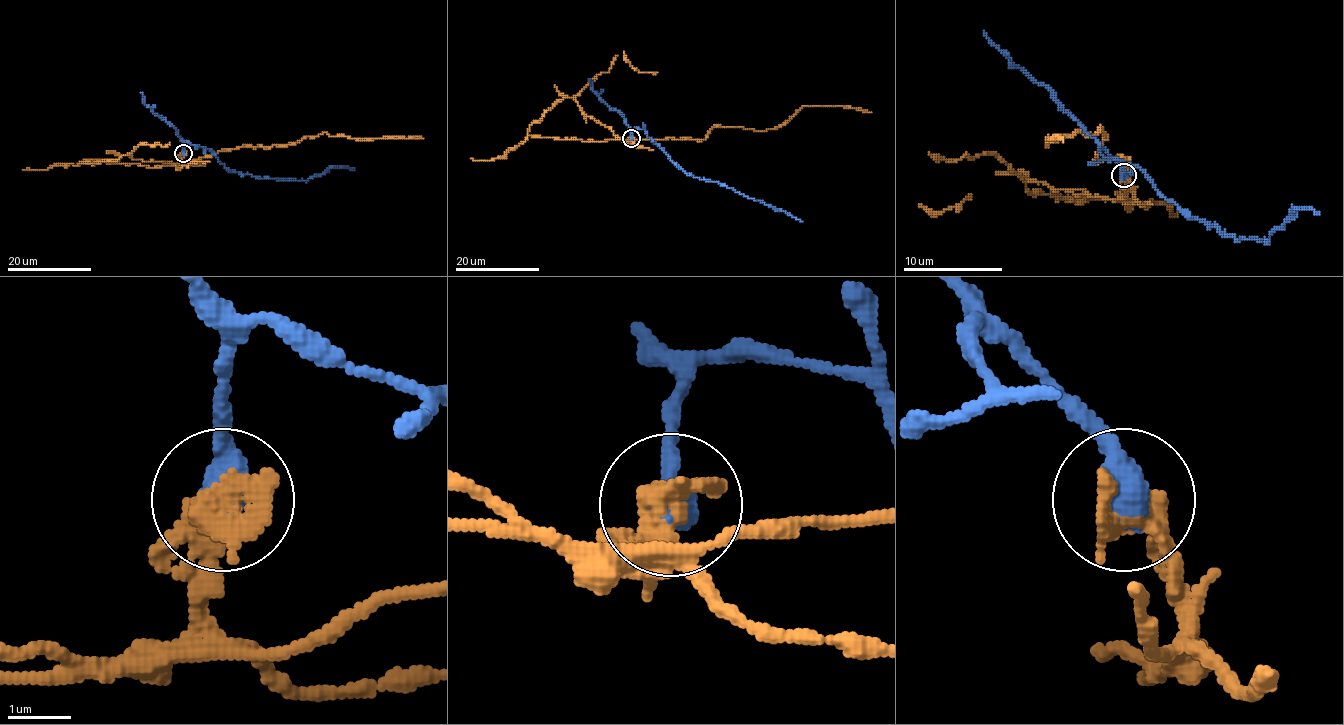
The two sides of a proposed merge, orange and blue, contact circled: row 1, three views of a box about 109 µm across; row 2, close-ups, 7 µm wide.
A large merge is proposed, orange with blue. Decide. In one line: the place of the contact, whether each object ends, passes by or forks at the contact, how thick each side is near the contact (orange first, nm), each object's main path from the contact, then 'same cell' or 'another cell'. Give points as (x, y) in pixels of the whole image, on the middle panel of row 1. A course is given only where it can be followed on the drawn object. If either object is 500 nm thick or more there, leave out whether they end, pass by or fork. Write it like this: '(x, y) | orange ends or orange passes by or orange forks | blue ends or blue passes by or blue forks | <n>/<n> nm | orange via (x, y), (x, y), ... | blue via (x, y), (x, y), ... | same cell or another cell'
(631, 138) | 600/650 nm | orange via (631, 138), (630, 141), (703, 140), (714, 125), (764, 132), (781, 126), (806, 105), (850, 106), (872, 113) | blue via (631, 138), (634, 128), (642, 129), (689, 175), (718, 181), (803, 221) | another cell

